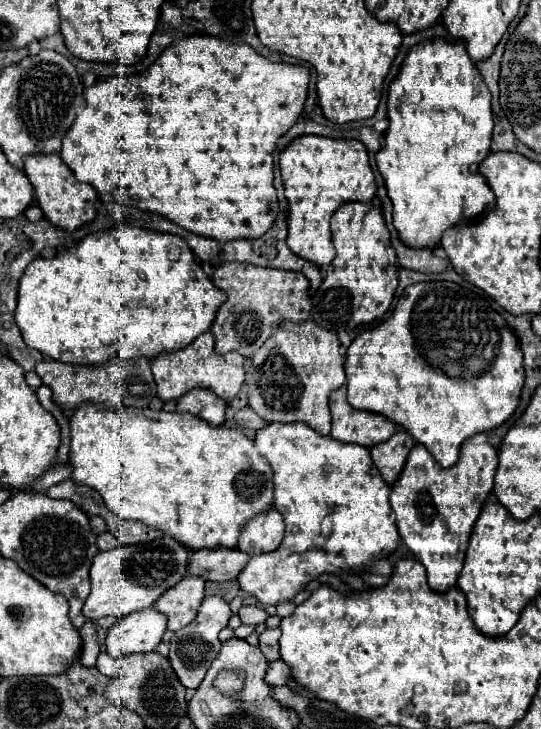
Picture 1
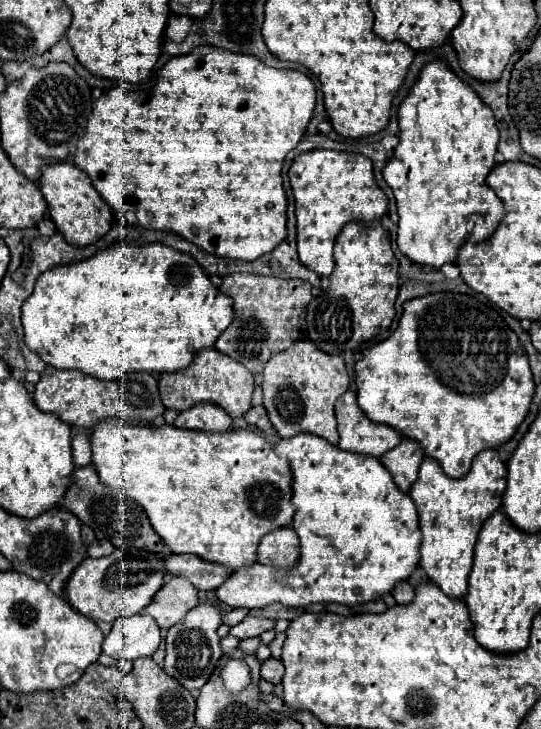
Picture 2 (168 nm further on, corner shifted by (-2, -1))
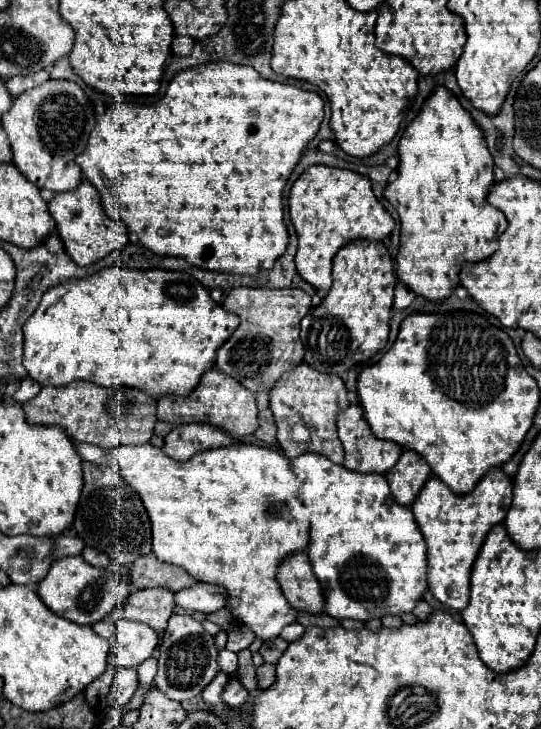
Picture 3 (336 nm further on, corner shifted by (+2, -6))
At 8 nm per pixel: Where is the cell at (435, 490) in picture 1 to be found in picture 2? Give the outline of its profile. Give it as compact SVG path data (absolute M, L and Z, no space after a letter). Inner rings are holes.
M496 450L480 452L474 458L468 476L460 480L448 478L434 458L426 458L420 466L418 480L408 492L416 504L422 532L420 566L426 570L428 578L452 598L462 598L468 590L476 536L486 518L502 506L506 474L506 464L498 458Z

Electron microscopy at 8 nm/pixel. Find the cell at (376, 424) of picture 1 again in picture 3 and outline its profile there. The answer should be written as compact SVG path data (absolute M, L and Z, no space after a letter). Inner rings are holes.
M350 405L348 409L344 409L344 413L338 415L336 425L338 425L338 437L344 447L344 465L348 469L360 471L360 473L382 473L384 475L398 461L402 447L396 445L394 441L384 441L384 439L374 437L368 421L364 419L360 405Z

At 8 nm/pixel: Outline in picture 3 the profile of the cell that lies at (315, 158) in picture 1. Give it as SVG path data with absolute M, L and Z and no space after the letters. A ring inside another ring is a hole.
M310 165L292 185L288 197L290 217L298 237L298 275L316 289L328 291L332 285L332 257L352 239L382 241L394 229L394 219L378 203L368 177L330 165Z

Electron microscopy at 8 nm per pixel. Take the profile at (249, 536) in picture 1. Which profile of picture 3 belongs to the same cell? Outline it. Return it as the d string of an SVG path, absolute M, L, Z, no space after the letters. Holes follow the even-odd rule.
M298 551L278 565L278 583L284 597L298 611L322 613L322 589L312 573L312 565L304 551Z

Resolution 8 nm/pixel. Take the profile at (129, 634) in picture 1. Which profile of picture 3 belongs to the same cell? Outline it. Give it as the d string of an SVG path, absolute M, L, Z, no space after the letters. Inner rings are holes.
M118 621L115 641L108 651L108 663L116 667L138 667L148 657L152 657L158 635L144 623Z

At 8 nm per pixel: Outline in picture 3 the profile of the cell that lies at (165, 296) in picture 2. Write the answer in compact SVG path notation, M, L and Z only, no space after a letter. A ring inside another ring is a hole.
M104 267L98 273L78 279L78 281L66 281L62 285L50 287L40 305L36 307L34 315L24 323L24 367L28 369L28 375L38 381L40 385L66 385L72 381L90 381L100 387L118 387L118 385L128 385L136 387L152 397L166 395L166 393L178 393L178 395L188 395L200 381L202 373L208 371L214 361L216 361L216 349L226 341L234 329L238 327L240 317L232 315L230 311L222 309L216 301L212 301L208 289L204 289L190 273L186 271L166 271L166 269L118 269L118 267Z

